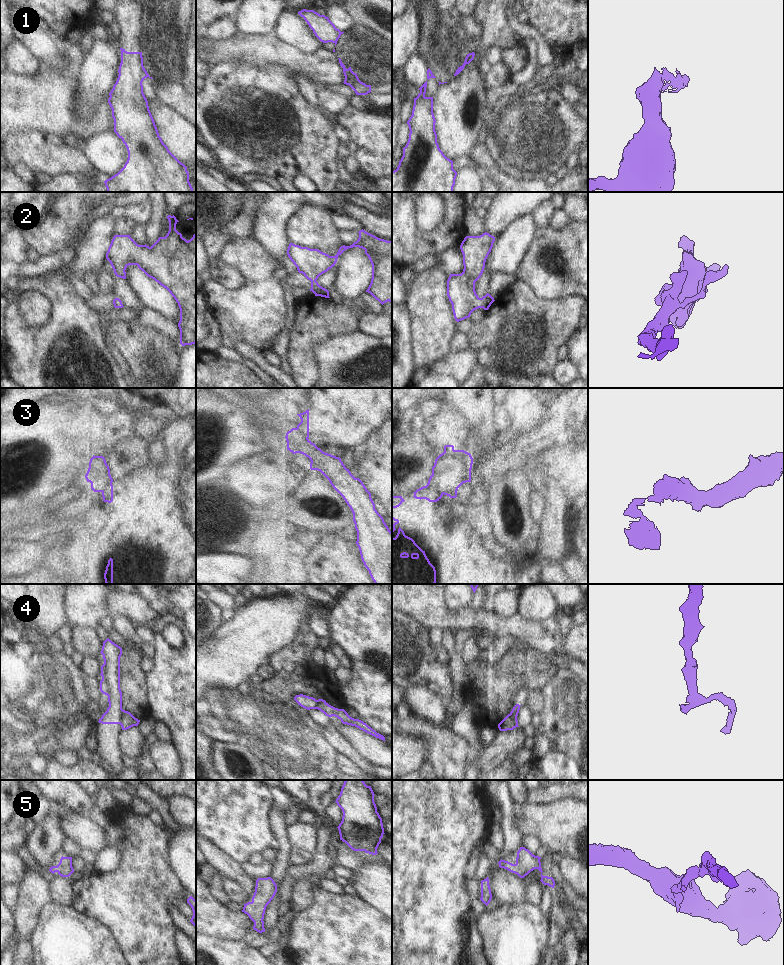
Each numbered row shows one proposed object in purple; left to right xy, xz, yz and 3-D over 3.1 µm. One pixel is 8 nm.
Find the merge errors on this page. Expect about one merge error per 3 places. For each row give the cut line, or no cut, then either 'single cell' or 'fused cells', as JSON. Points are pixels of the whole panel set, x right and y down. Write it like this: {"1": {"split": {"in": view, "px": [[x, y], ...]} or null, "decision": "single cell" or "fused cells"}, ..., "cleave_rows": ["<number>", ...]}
{"1": {"split": {"in": "yz", "px": [[428, 68], [432, 77]]}, "decision": "fused cells"}, "2": {"split": null, "decision": "single cell"}, "3": {"split": {"in": "yz", "px": [[426, 485], [435, 488], [442, 494]]}, "decision": "fused cells"}, "4": {"split": {"in": "xy", "px": [[122, 709], [122, 718], [119, 723]]}, "decision": "fused cells"}, "5": {"split": null, "decision": "single cell"}, "cleave_rows": ["1", "3", "4"]}

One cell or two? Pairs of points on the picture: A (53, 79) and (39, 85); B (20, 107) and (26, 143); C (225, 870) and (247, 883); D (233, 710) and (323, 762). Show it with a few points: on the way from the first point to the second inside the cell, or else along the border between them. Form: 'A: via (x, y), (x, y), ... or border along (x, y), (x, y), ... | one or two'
A: via (50, 82), (47, 85), (42, 85) | one
B: border along (47, 132), (20, 131), (10, 134) | two
C: via (230, 870), (233, 870), (242, 878) | one
D: via (255, 721), (301, 755) | one

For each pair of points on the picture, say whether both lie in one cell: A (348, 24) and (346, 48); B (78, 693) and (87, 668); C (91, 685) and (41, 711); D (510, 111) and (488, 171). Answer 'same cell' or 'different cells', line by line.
A: different cells
B: different cells
C: different cells
D: different cells

